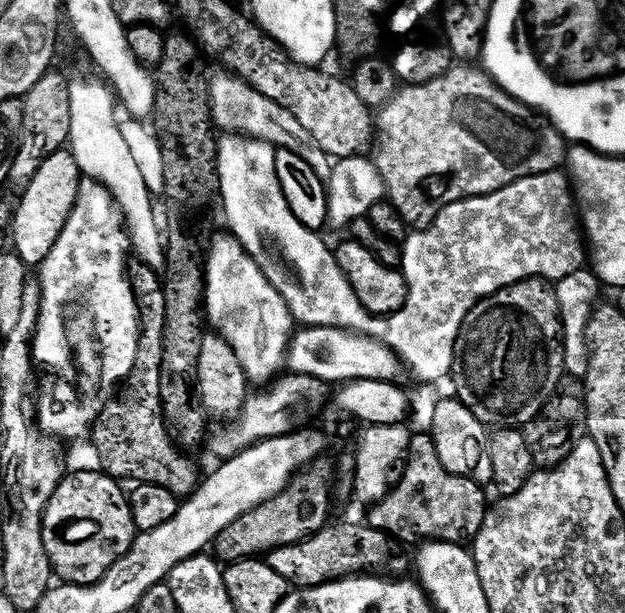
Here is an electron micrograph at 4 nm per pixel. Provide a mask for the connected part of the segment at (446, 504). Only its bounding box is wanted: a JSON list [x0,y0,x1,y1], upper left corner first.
[366,458,486,541]

